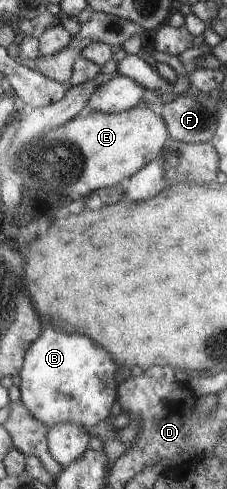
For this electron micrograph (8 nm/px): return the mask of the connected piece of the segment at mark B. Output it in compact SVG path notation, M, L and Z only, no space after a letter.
M47 321L23 355L17 373L21 380L19 402L47 429L62 422L74 422L88 429L105 420L116 401L117 369L109 353L87 335L63 333Z

